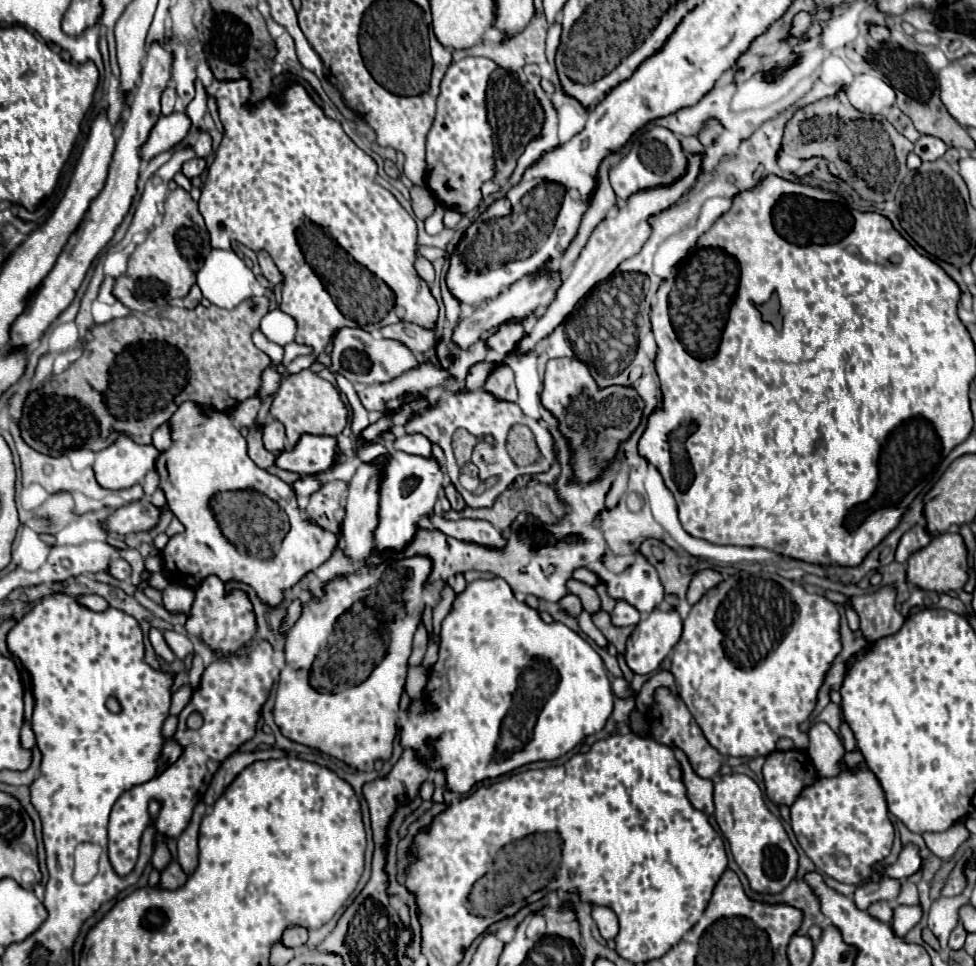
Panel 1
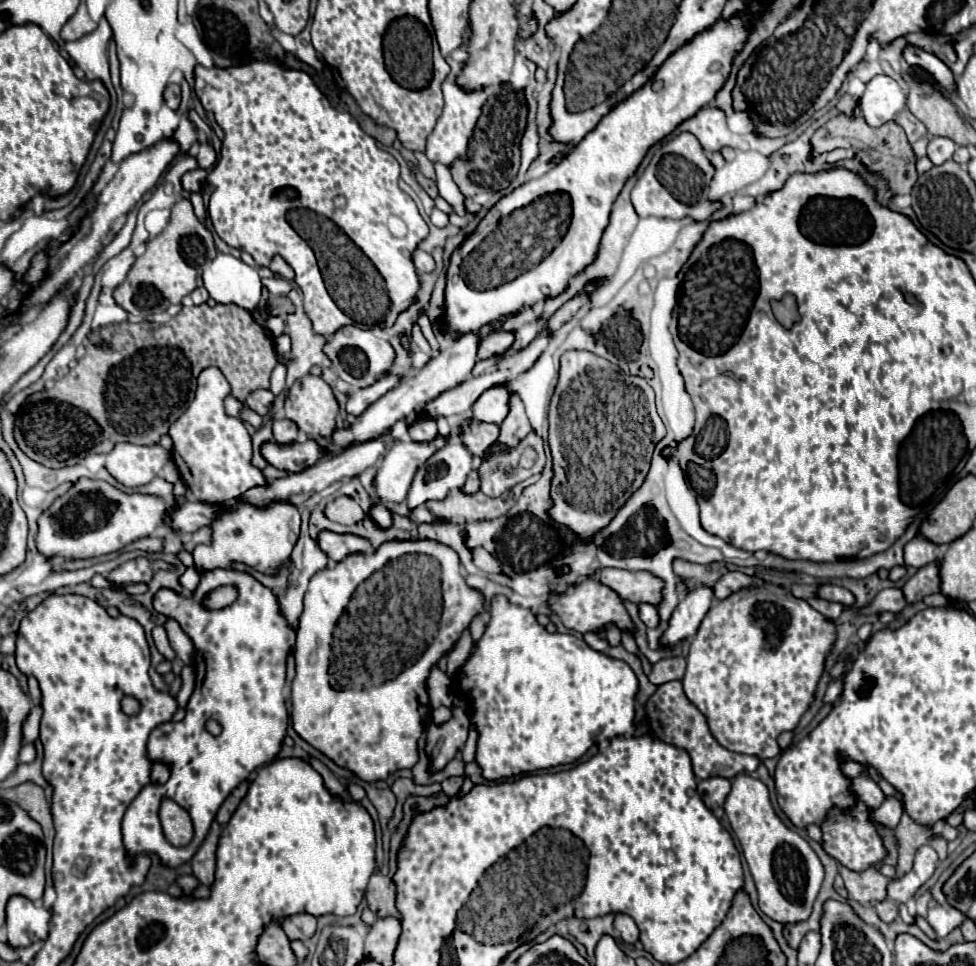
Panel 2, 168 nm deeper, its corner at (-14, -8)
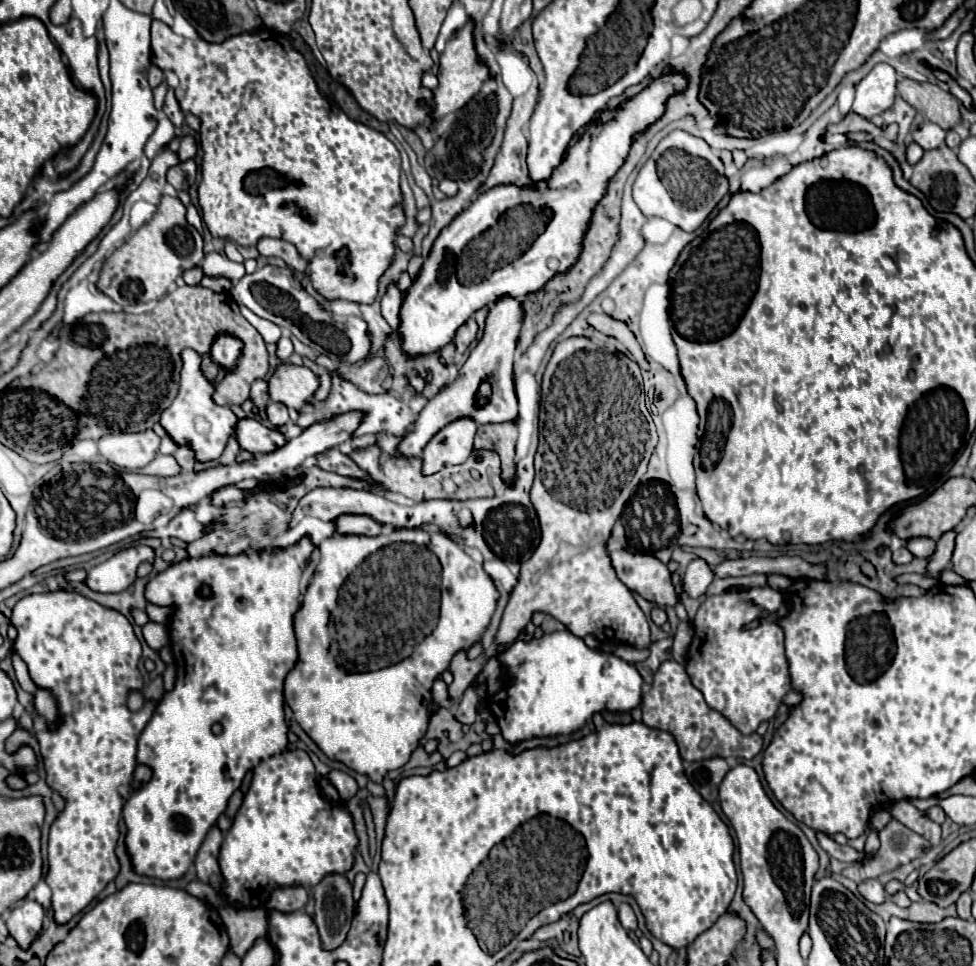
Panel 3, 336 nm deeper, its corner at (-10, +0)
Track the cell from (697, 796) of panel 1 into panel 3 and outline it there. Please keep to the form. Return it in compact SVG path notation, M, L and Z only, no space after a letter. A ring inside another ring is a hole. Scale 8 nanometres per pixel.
M711 757L707 761L691 761L685 765L685 775L695 787L695 791L709 803L717 799L717 787L727 775L729 765L721 757Z

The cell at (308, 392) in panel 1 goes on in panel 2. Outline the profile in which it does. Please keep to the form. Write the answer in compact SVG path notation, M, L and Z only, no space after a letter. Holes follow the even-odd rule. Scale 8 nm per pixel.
M305 375L297 379L289 389L289 397L285 399L285 417L291 419L299 427L299 431L303 431L309 439L315 439L319 443L323 443L323 439L329 439L331 433L339 429L337 415L339 415L339 401L335 399L333 389L321 377Z

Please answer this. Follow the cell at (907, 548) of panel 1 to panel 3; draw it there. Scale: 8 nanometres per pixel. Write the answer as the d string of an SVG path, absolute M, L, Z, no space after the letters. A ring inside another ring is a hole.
M917 537L905 543L907 549L915 555L915 557L931 557L931 553L935 551L935 539L929 537Z

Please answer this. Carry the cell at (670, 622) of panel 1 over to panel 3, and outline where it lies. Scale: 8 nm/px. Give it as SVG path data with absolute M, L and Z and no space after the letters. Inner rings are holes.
M693 559L689 565L687 565L687 571L685 571L685 577L683 577L683 587L685 591L691 595L691 597L699 597L705 593L705 589L709 587L709 583L713 581L715 573L713 569L707 565L705 559Z

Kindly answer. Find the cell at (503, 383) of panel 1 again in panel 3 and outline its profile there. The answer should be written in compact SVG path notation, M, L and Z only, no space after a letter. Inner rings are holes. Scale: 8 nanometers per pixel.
M499 423L499 425L479 425L475 435L477 449L491 449L503 457L503 483L511 485L515 481L515 441L517 425Z

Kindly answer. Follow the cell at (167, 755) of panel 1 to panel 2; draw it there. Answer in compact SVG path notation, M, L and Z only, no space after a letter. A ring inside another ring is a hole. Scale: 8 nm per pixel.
M161 761L153 763L153 769L151 769L151 781L153 783L163 785L163 783L167 783L169 775L171 775L171 767L167 763L161 763Z

